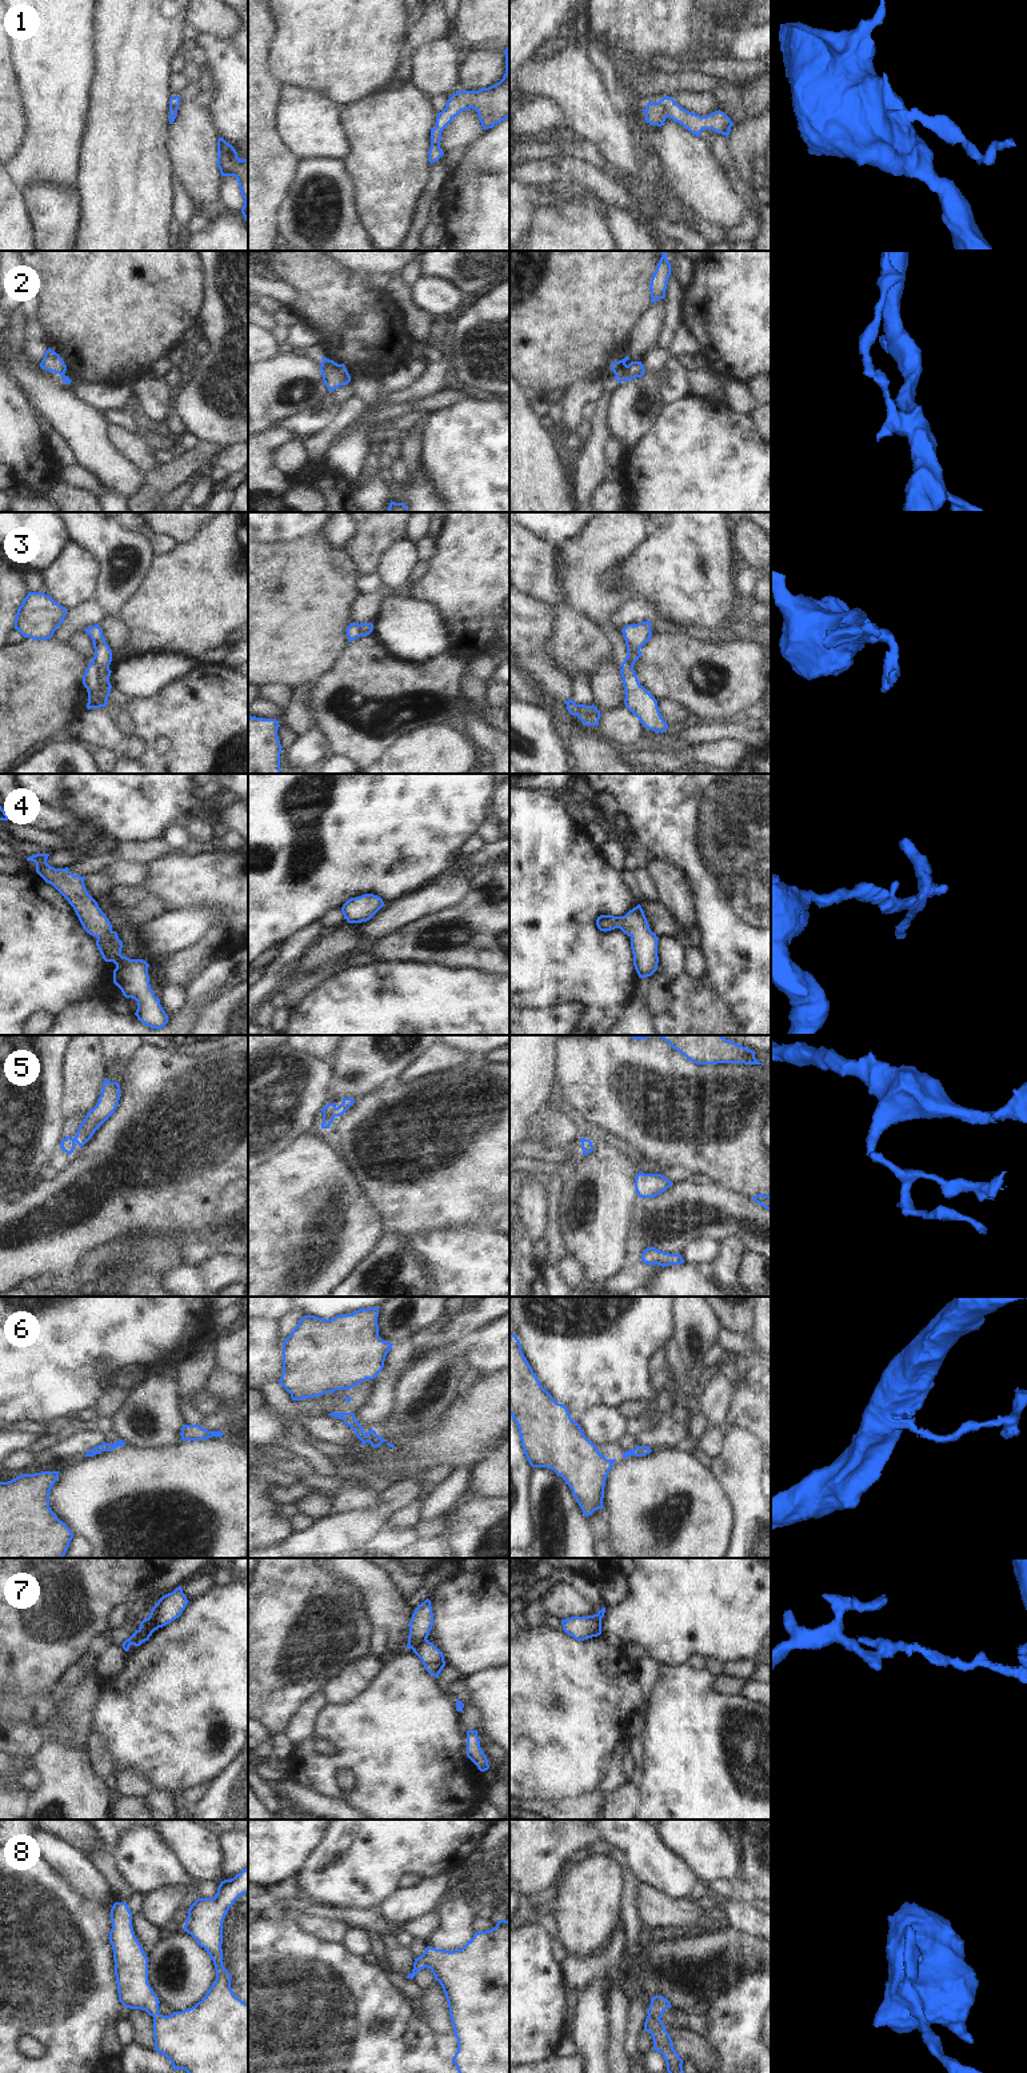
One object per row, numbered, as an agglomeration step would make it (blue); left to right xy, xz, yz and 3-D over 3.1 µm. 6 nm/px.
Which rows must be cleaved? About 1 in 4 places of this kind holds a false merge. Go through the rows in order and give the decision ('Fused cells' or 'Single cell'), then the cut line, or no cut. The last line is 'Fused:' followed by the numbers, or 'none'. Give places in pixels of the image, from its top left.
1: Single cell. No split
2: Fused cells. Split along yz (627, 366), (616, 375)
3: Fused cells. Split along xy (92, 662), (99, 687), (99, 699), (104, 706)
4: Single cell. No split
5: Single cell. No split
6: Single cell. No split
7: Fused cells. Split along xz (426, 1638), (412, 1649)
8: Single cell. No split
Fused: 2, 3, 7.

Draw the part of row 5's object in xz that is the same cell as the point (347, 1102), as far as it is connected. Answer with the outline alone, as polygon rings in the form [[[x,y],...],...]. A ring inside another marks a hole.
[[[343,1098],[343,1102],[340,1106],[335,1106],[335,1103],[328,1103],[321,1109],[323,1113],[323,1123],[321,1129],[329,1129],[331,1123],[336,1117],[343,1115],[352,1105],[355,1103],[355,1099],[352,1098]]]

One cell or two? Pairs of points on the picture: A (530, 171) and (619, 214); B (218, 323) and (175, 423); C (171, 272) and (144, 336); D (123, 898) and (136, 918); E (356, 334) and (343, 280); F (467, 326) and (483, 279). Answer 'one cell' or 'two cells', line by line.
A: two cells
B: two cells
C: one cell
D: one cell
E: one cell
F: two cells

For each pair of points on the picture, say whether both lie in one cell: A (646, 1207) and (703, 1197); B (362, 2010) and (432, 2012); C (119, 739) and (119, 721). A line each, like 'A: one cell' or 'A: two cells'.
A: one cell
B: two cells
C: two cells

